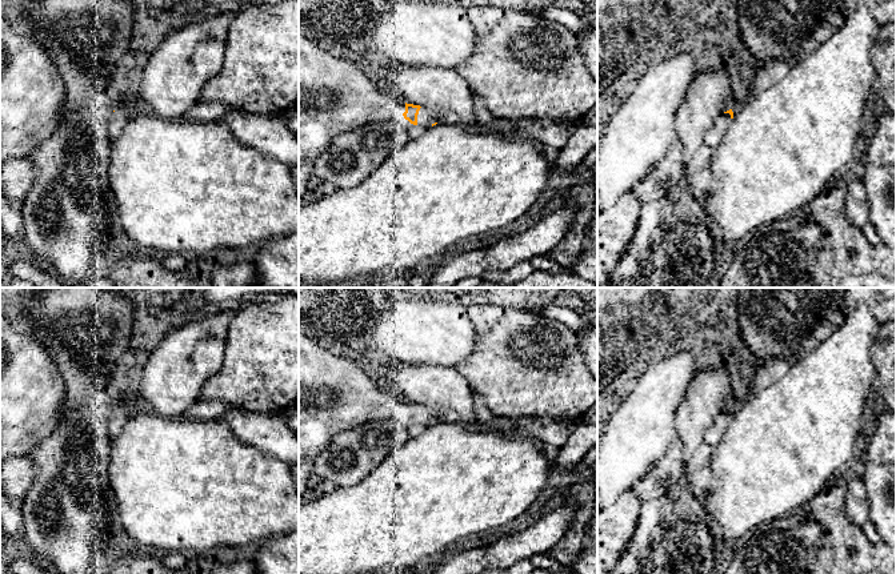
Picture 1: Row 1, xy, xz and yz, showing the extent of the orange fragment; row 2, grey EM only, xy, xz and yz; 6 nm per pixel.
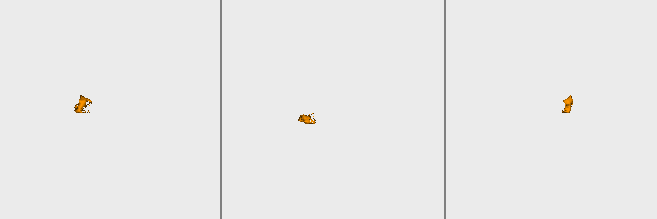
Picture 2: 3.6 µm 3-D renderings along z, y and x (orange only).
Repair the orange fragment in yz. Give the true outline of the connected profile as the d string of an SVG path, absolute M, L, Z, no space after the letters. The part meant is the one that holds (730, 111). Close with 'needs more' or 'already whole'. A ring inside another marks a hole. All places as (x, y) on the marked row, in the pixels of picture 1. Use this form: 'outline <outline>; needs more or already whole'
outline M732 109L720 115L713 127L705 133L704 144L715 149L723 140L731 121L733 119Z; needs more

